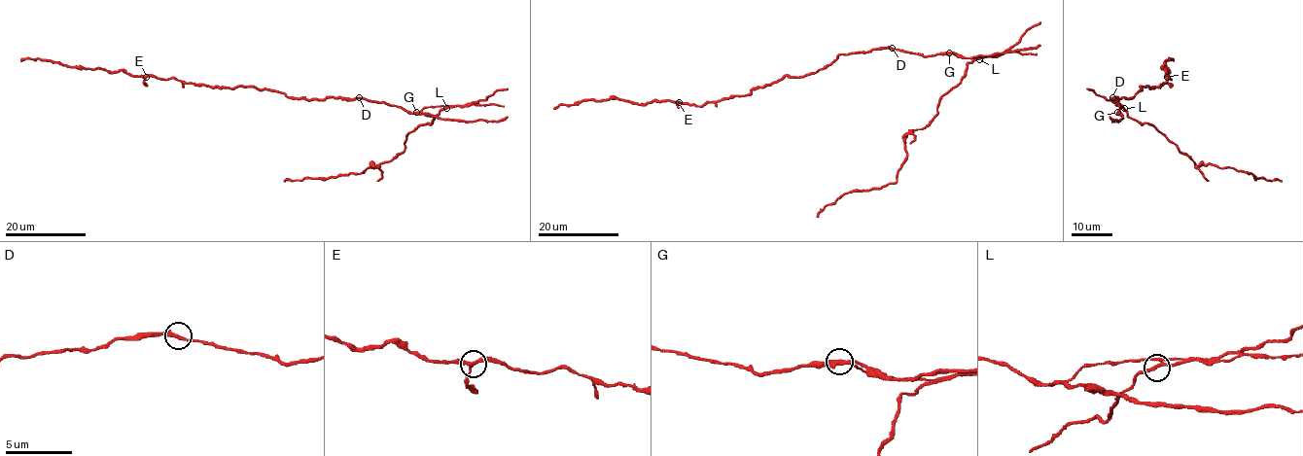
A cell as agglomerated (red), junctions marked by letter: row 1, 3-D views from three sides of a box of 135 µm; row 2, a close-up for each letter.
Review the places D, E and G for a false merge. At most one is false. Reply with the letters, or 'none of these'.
G

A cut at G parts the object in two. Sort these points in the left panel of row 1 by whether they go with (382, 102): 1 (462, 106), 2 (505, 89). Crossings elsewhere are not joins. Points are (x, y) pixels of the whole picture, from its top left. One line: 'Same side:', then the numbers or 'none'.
Same side: none

